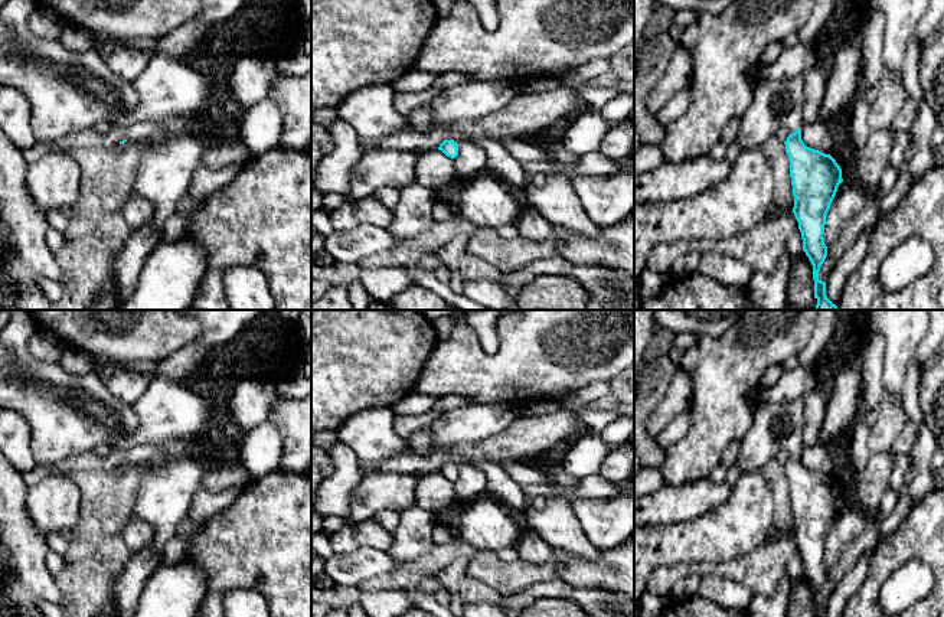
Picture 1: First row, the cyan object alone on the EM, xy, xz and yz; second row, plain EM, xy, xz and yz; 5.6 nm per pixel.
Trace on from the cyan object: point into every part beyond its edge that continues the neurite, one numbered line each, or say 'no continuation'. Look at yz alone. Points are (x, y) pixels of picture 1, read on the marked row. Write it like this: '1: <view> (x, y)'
1: yz (793, 120)

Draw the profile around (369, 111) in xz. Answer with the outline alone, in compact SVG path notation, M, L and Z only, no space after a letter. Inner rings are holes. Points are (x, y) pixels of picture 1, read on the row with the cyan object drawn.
M392 85L360 88L337 107L339 120L350 124L363 150L379 148L379 143L408 130L409 121L393 108Z

